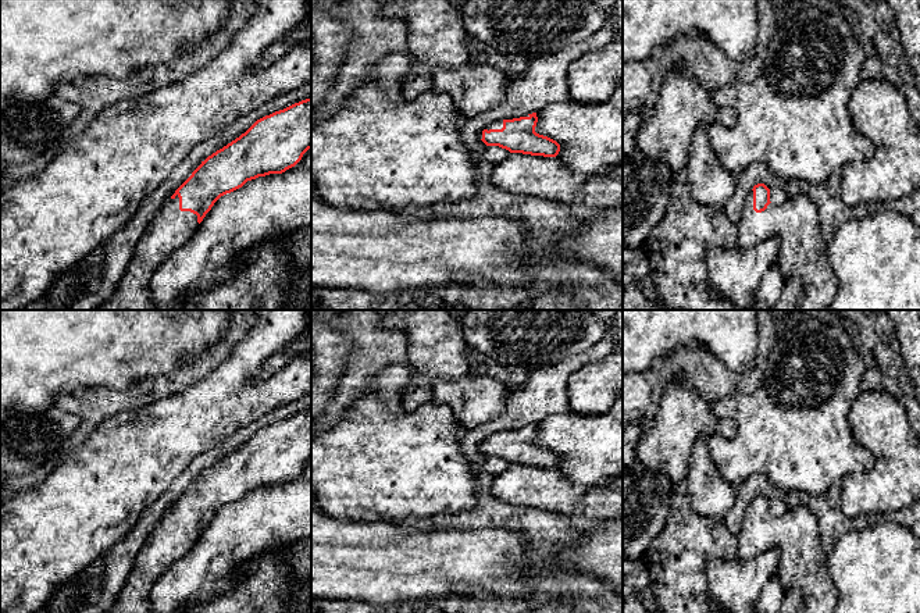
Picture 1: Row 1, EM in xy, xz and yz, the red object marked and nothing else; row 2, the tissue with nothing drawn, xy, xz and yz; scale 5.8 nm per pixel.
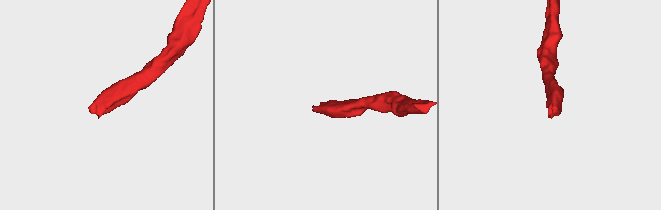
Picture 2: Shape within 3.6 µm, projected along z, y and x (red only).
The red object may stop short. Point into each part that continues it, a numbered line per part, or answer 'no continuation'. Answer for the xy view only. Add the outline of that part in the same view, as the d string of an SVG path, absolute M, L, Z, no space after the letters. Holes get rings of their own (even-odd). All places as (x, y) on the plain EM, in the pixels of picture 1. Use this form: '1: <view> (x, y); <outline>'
1: xy (170, 540); M178 506L168 510L136 556L133 570L107 613L153 613L151 589L170 564L197 541L197 527L179 521Z

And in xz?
1: xz (548, 489); M510 464L502 474L492 475L491 493L509 505L586 517L589 520L623 518L623 478L605 485L577 485L559 468Z

